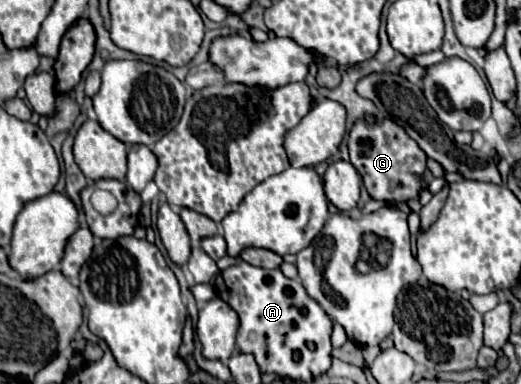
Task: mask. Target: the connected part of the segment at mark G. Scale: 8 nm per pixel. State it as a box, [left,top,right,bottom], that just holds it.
[348,116,428,204]

